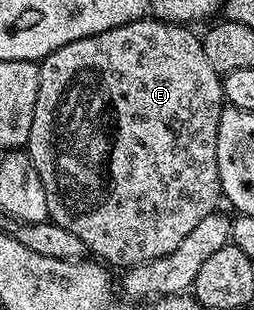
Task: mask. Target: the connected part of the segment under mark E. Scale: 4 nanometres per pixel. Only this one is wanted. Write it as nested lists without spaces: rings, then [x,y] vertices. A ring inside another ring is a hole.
[[[132,21],[111,31],[99,31],[99,35],[87,35],[87,39],[75,39],[75,43],[67,43],[67,47],[59,47],[59,51],[51,51],[51,55],[39,63],[39,99],[35,99],[35,115],[31,119],[27,152],[31,163],[35,163],[35,171],[39,171],[39,179],[43,179],[49,220],[83,239],[86,250],[106,266],[132,267],[171,255],[171,251],[183,243],[183,238],[195,231],[195,227],[199,227],[199,223],[218,208],[217,200],[222,200],[217,158],[219,115],[223,108],[222,74],[217,73],[207,60],[207,55],[203,55],[201,37],[189,29],[192,28],[172,21]]]

